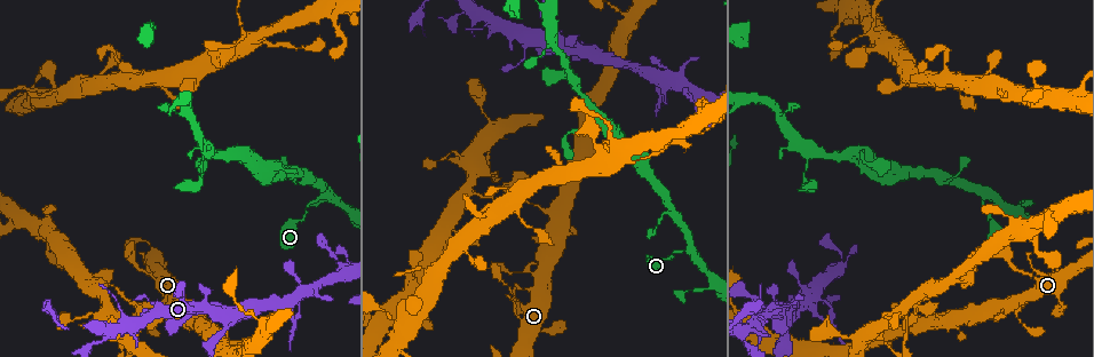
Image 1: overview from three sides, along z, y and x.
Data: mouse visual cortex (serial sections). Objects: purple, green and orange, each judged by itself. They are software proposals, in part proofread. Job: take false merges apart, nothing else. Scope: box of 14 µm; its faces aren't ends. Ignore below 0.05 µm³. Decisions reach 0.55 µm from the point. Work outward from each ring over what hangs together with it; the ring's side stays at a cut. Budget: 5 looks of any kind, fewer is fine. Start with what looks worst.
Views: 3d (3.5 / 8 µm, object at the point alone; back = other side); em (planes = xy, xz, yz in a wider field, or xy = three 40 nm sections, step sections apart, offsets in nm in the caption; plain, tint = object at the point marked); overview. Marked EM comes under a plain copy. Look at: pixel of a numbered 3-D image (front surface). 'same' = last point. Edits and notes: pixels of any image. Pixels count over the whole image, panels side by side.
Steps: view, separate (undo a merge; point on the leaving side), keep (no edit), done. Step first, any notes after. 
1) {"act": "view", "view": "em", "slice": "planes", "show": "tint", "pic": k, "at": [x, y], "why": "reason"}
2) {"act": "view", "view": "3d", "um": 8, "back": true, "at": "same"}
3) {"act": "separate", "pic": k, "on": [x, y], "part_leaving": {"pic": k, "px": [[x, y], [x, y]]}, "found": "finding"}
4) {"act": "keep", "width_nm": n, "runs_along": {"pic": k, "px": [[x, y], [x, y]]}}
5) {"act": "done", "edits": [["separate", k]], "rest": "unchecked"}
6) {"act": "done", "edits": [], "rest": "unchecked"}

{"act": "view", "view": "3d", "um": 3.5, "pic": 1, "at": [489, 174], "why": "calibre changes"}

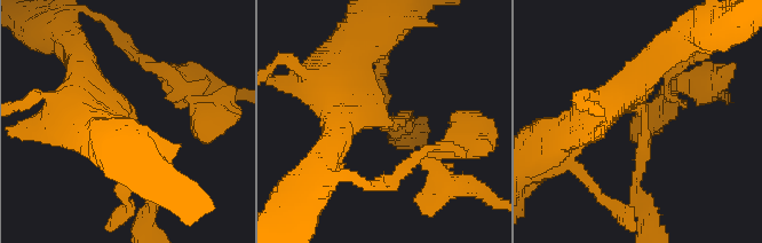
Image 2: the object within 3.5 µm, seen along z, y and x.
{"act": "view", "view": "em", "slice": "xy", "step": 3, "show": "tint", "pic": 2, "at": [642, 111]}

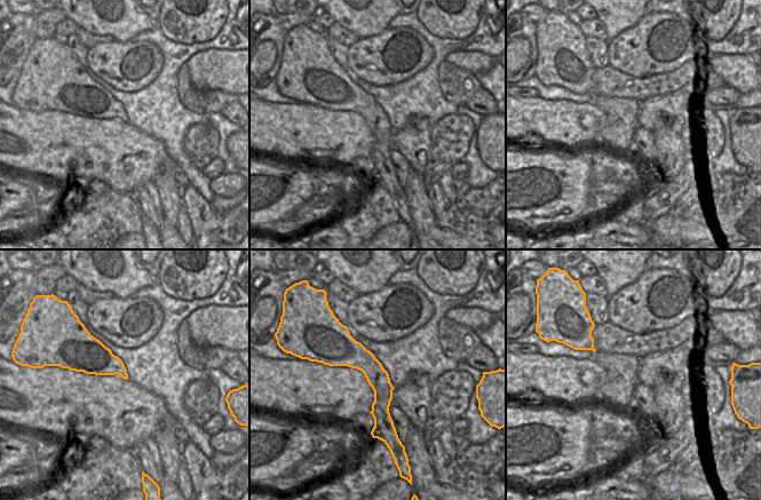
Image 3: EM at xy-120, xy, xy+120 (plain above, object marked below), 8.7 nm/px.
{"act": "view", "view": "em", "slice": "xy", "step": 1, "show": "tint", "at": "same", "why": "cut it another way"}

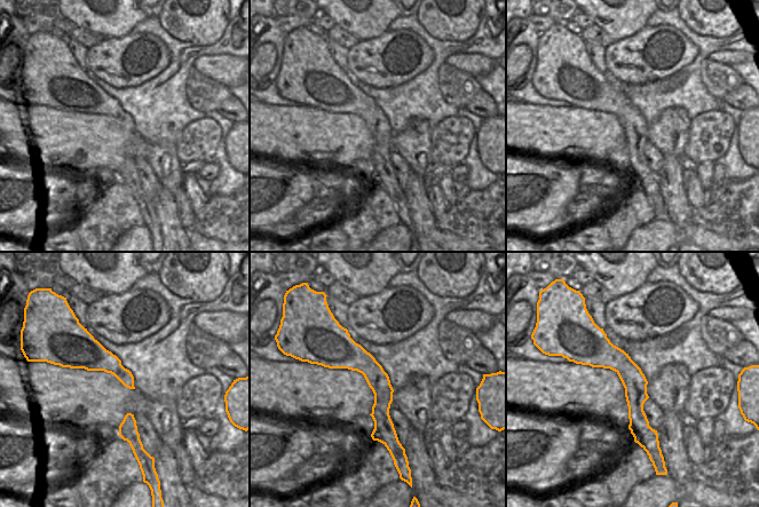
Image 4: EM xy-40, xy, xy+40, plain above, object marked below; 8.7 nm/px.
{"act": "keep", "arm_widths_nm": [150, 450], "runs_along": {"pic": 4, "px": [[342, 332], [380, 383], [387, 440]]}, "found": "continuous, no second cell"}

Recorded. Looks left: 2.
{"act": "view", "view": "3d", "um": 8, "pic": 1, "at": [269, 167], "why": "sharp bend"}

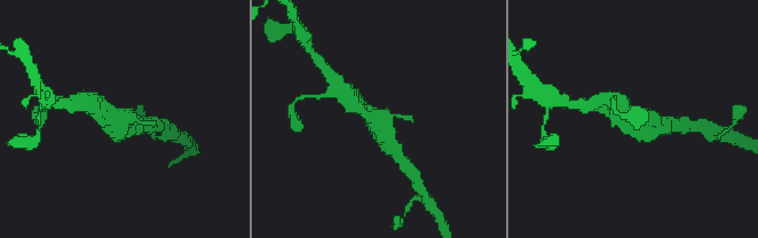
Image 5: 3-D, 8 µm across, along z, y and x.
{"act": "view", "view": "em", "slice": "planes", "show": "tint", "pic": 5, "at": [379, 120]}

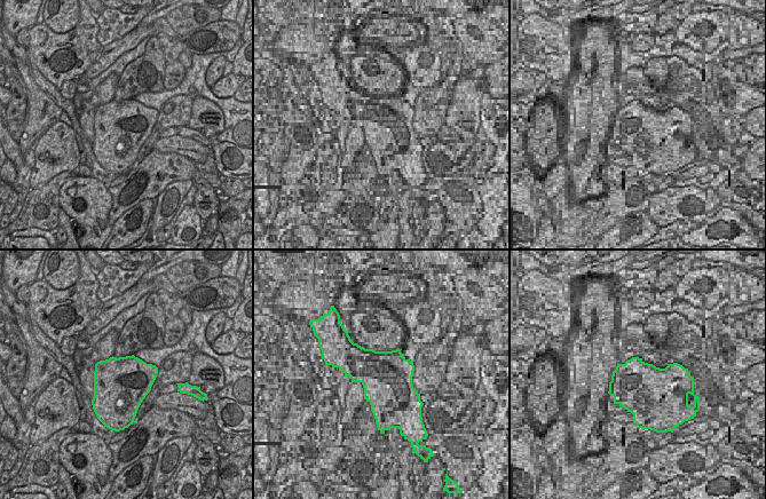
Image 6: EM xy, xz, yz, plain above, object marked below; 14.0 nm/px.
{"act": "keep", "runs_along": {"pic": 5, "px": [[394, 151], [379, 120], [356, 103]]}, "found": "all the same cell"}

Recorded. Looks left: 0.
{"act": "done", "edits": [], "rest": "unchecked"}

